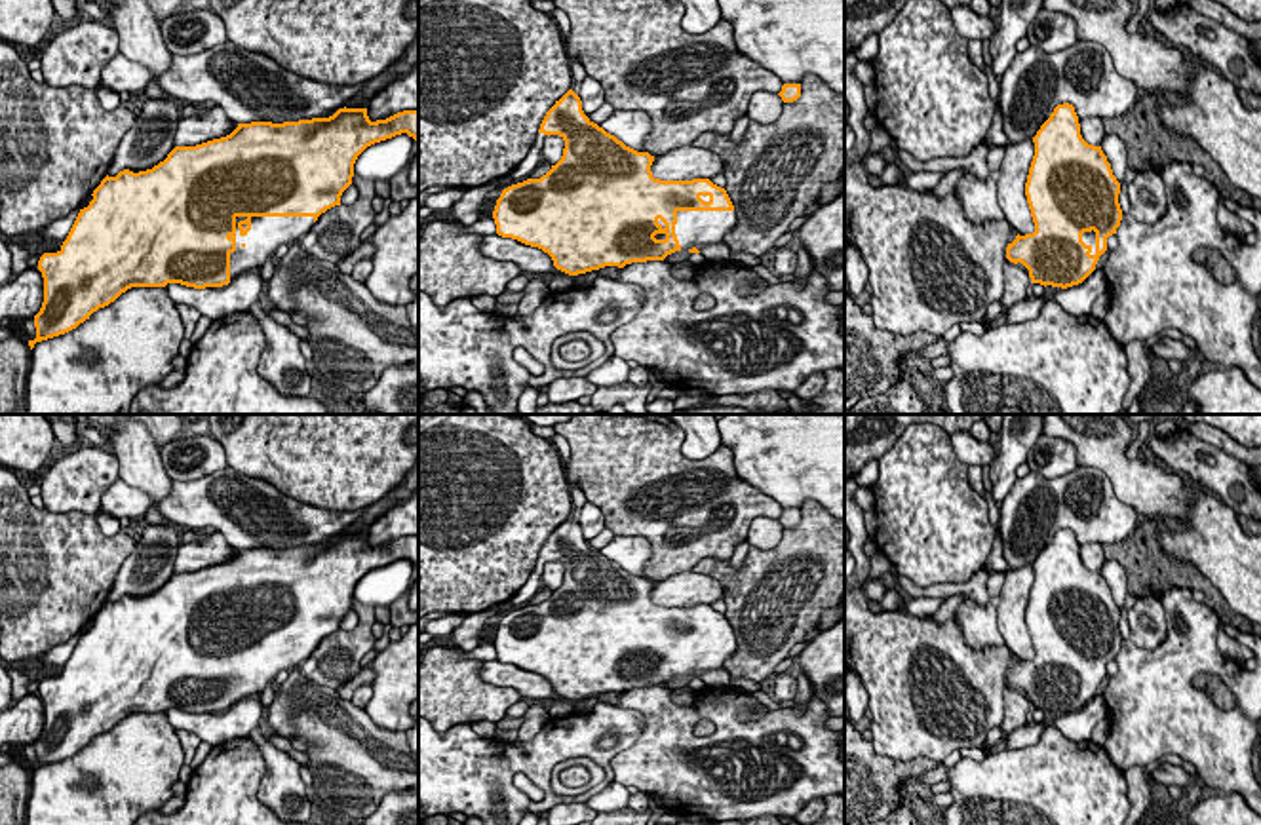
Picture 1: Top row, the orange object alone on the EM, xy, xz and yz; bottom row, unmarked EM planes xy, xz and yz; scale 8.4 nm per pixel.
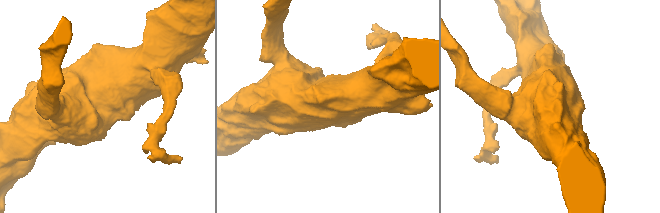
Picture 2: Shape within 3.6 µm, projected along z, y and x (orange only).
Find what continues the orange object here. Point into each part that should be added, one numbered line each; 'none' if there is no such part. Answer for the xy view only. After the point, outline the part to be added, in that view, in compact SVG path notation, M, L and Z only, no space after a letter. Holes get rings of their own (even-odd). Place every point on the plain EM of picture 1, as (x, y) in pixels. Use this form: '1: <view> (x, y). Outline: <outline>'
1: xy (267, 660). Outline: M236 643L236 677L230 679L230 705L253 694L261 694L276 681L280 671L293 671L314 652L314 643L251 643L251 656L242 662L238 648L245 644L247 643Z

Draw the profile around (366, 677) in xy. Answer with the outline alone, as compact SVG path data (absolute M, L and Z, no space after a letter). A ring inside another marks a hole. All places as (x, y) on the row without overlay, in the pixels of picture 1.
M365 667L361 669L352 681L348 681L342 688L339 688L337 692L340 694L342 700L352 700L354 692L359 686L373 686L375 682L375 671L373 667Z

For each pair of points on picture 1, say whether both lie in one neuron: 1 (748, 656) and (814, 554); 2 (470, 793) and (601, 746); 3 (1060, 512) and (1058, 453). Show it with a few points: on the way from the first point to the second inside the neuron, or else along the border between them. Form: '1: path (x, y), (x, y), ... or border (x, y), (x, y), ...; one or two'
1: path (765, 632), (771, 605), (797, 578); one
2: path (503, 763), (535, 763), (552, 746), (569, 746); one
3: border (1081, 466), (1054, 478), (1031, 472); two

